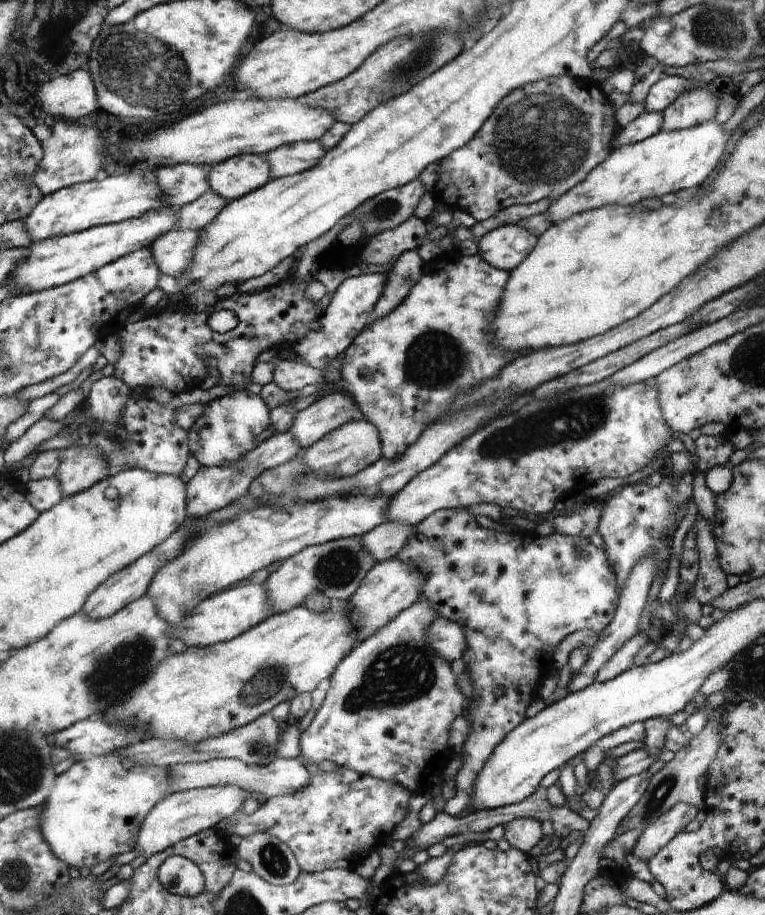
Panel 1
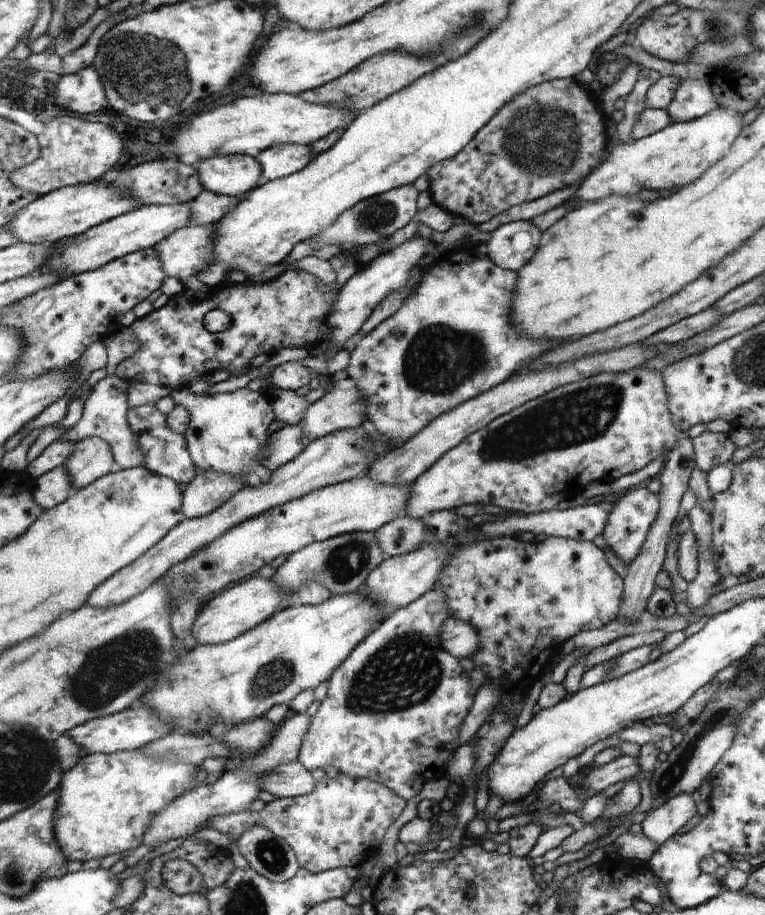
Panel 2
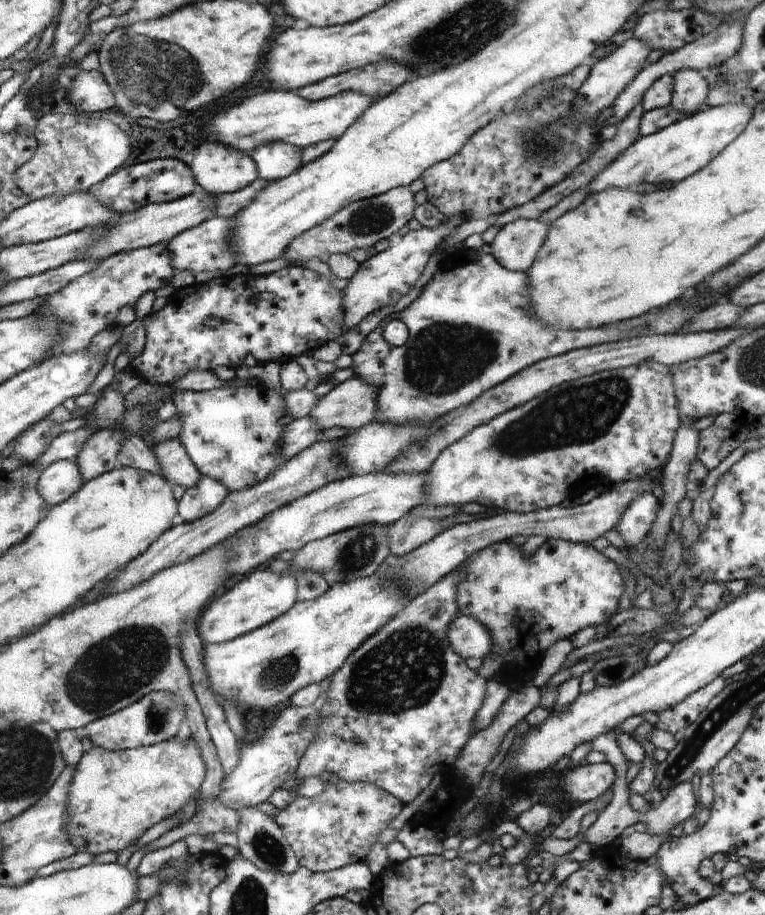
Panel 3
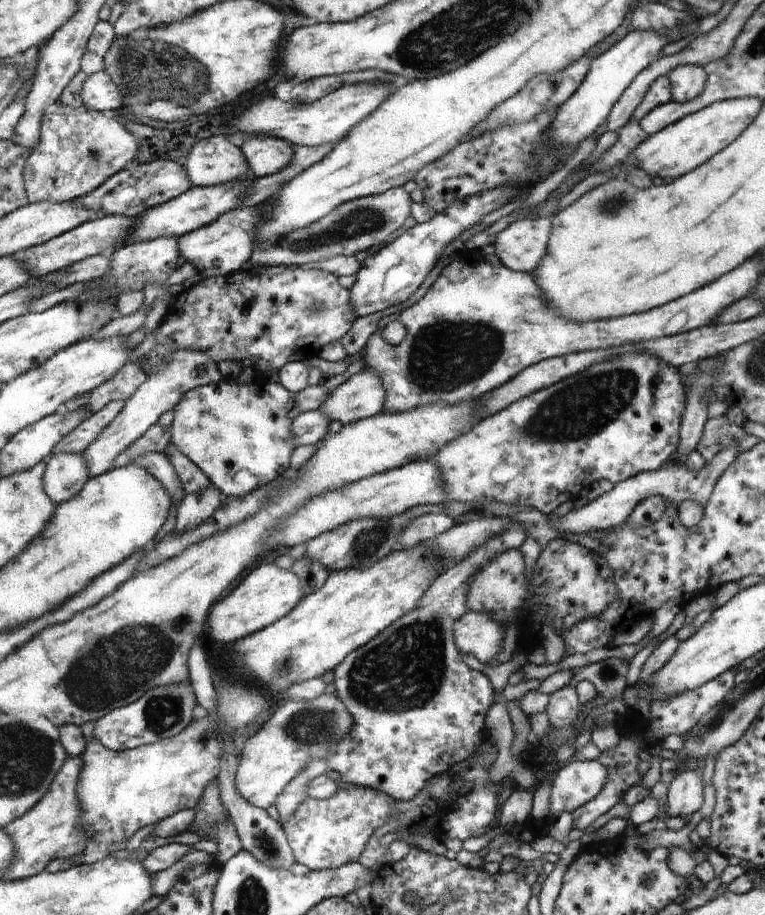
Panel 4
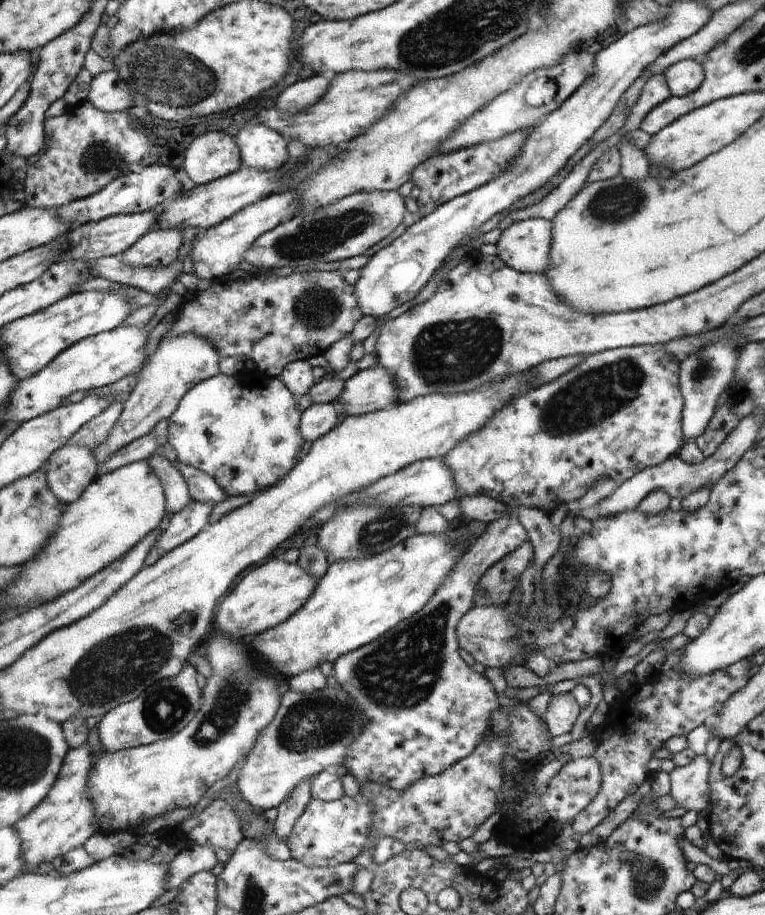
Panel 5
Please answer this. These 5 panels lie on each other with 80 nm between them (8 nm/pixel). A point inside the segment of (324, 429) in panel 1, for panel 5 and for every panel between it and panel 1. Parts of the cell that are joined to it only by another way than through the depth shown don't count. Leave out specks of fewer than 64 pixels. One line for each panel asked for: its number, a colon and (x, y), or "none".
2: (338, 409)
3: (350, 405)
4: (362, 396)
5: (372, 389)

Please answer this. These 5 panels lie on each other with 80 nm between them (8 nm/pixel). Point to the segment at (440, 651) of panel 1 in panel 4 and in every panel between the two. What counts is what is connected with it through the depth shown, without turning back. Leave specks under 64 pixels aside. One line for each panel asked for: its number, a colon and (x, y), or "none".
2: (460, 638)
3: (469, 637)
4: (478, 634)

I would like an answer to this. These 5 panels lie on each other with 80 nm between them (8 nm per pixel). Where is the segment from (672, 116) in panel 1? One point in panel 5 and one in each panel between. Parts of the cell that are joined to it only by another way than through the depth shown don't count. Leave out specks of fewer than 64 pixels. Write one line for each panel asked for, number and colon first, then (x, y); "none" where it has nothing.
2: (693, 99)
3: (689, 96)
4: (686, 82)
5: (683, 77)

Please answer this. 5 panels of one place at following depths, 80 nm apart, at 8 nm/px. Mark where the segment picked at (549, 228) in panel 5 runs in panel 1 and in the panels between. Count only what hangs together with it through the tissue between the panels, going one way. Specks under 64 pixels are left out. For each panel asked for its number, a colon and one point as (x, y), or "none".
1: (505, 247)
2: (512, 246)
3: (517, 244)
4: (521, 246)

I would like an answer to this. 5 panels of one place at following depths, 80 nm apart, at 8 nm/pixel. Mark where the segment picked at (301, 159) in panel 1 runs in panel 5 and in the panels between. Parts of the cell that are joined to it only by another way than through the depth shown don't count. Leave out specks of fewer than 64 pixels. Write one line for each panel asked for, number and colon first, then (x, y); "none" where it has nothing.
2: (281, 160)
3: (275, 161)
4: (267, 155)
5: (261, 148)

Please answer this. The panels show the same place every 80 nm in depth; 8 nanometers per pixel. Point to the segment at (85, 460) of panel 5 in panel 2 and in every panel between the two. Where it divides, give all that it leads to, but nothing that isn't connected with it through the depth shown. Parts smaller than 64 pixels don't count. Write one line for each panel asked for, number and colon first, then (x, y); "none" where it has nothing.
2: (54, 487)
3: (62, 479)
4: (66, 475)

